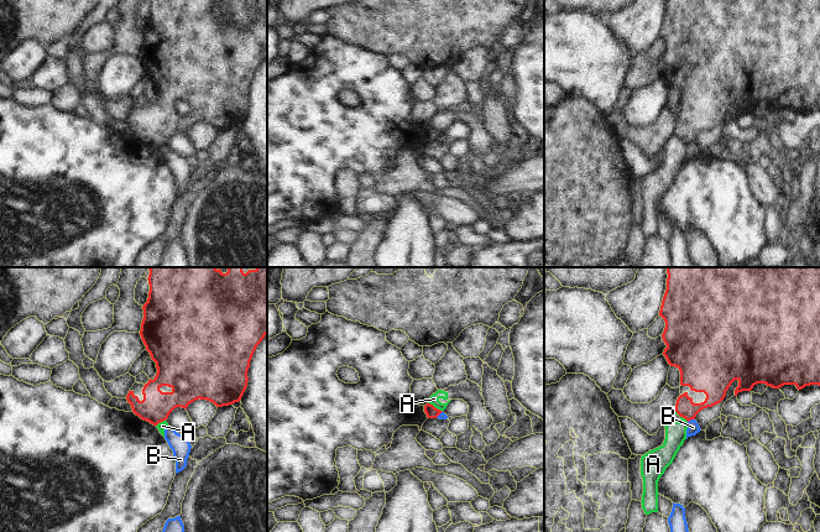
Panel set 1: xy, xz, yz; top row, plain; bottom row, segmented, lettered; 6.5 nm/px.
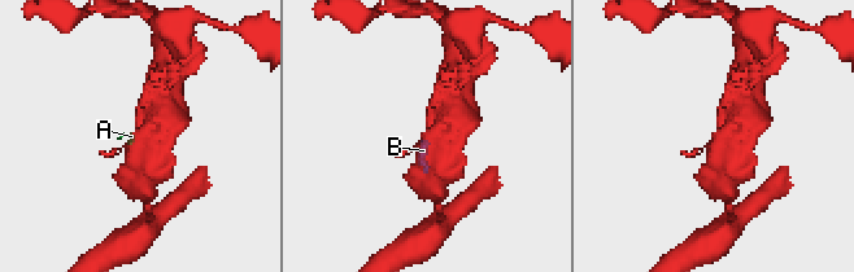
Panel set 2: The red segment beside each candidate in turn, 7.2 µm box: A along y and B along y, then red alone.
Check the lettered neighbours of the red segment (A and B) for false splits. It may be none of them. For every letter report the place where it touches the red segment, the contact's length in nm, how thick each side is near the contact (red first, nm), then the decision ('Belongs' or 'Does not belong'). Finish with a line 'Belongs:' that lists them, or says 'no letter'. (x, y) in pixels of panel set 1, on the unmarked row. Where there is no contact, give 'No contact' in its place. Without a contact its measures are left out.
A: Touches red at xz (434, 130). Shared border 110 nm. Thickness 80 nm (red) against 60 nm. Does not belong
B: Touches red at yz (690, 142). Shared border 50 nm. Thickness 140 nm (red) against 80 nm. Does not belong
Belongs: no letter.

